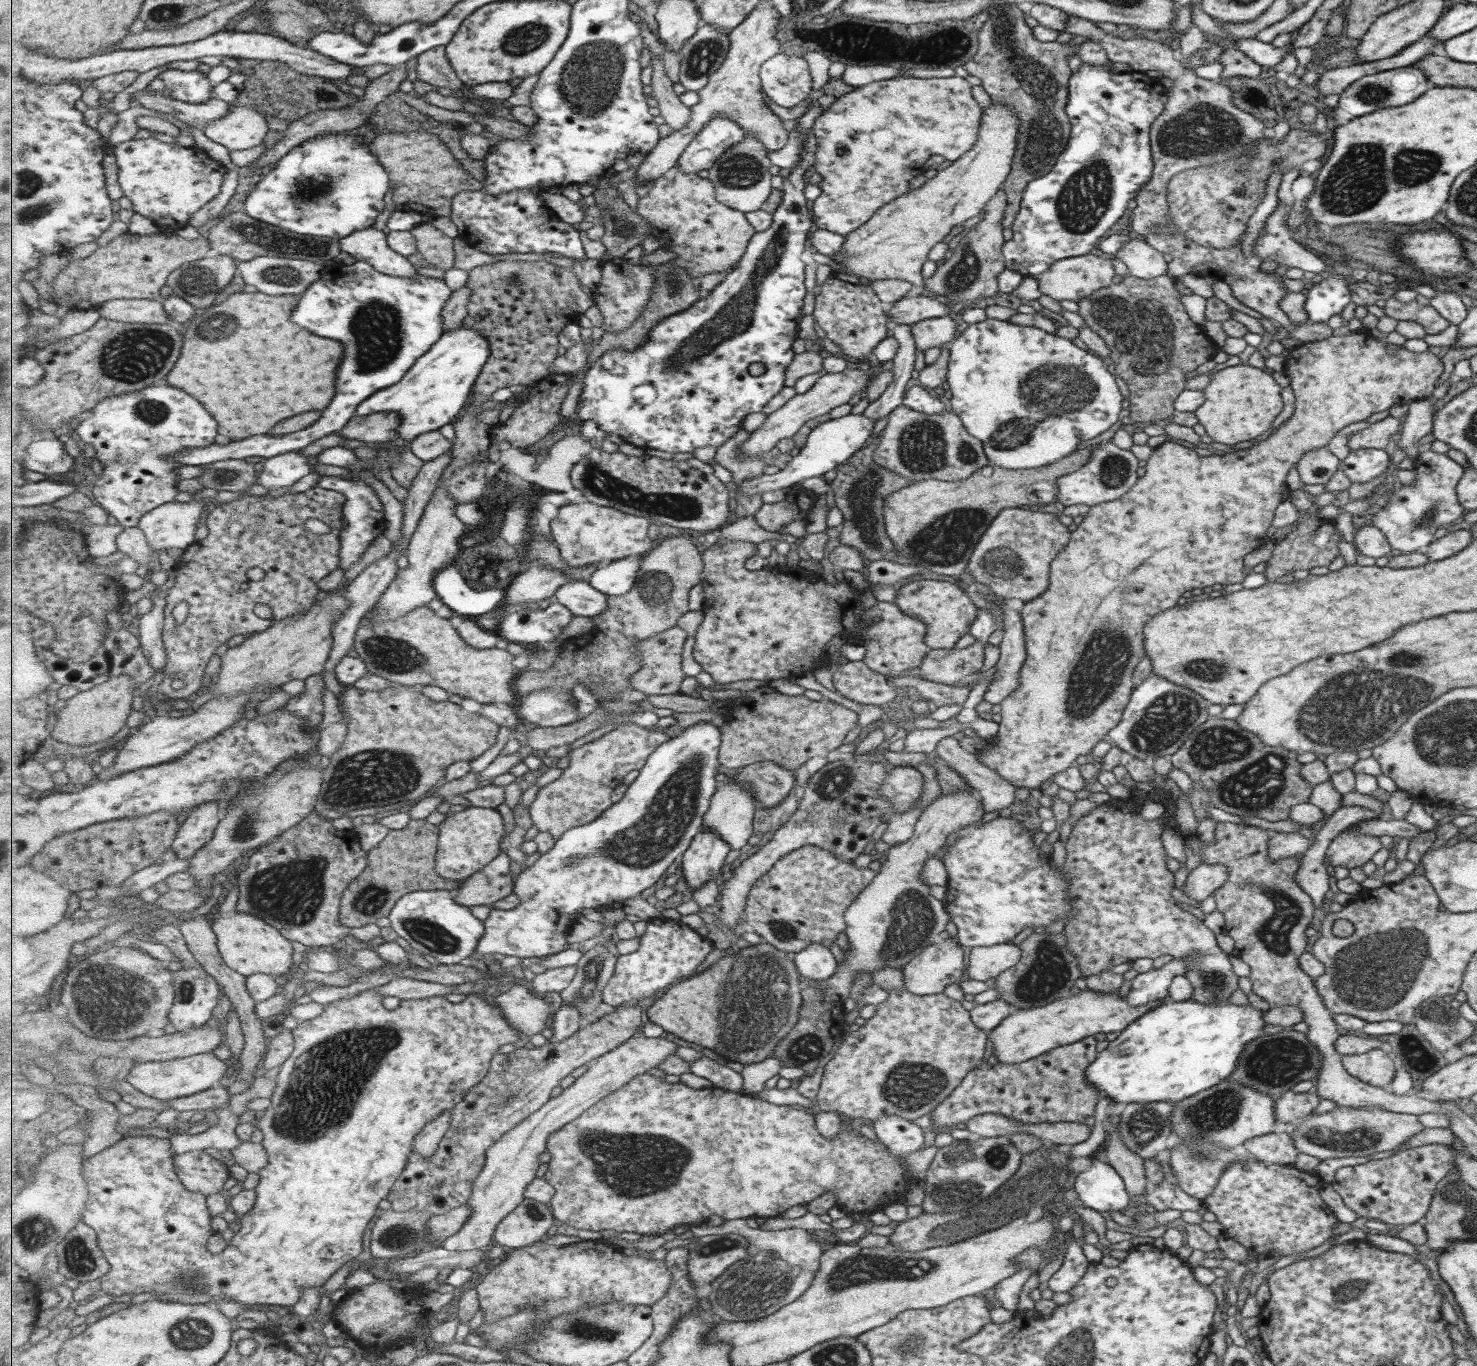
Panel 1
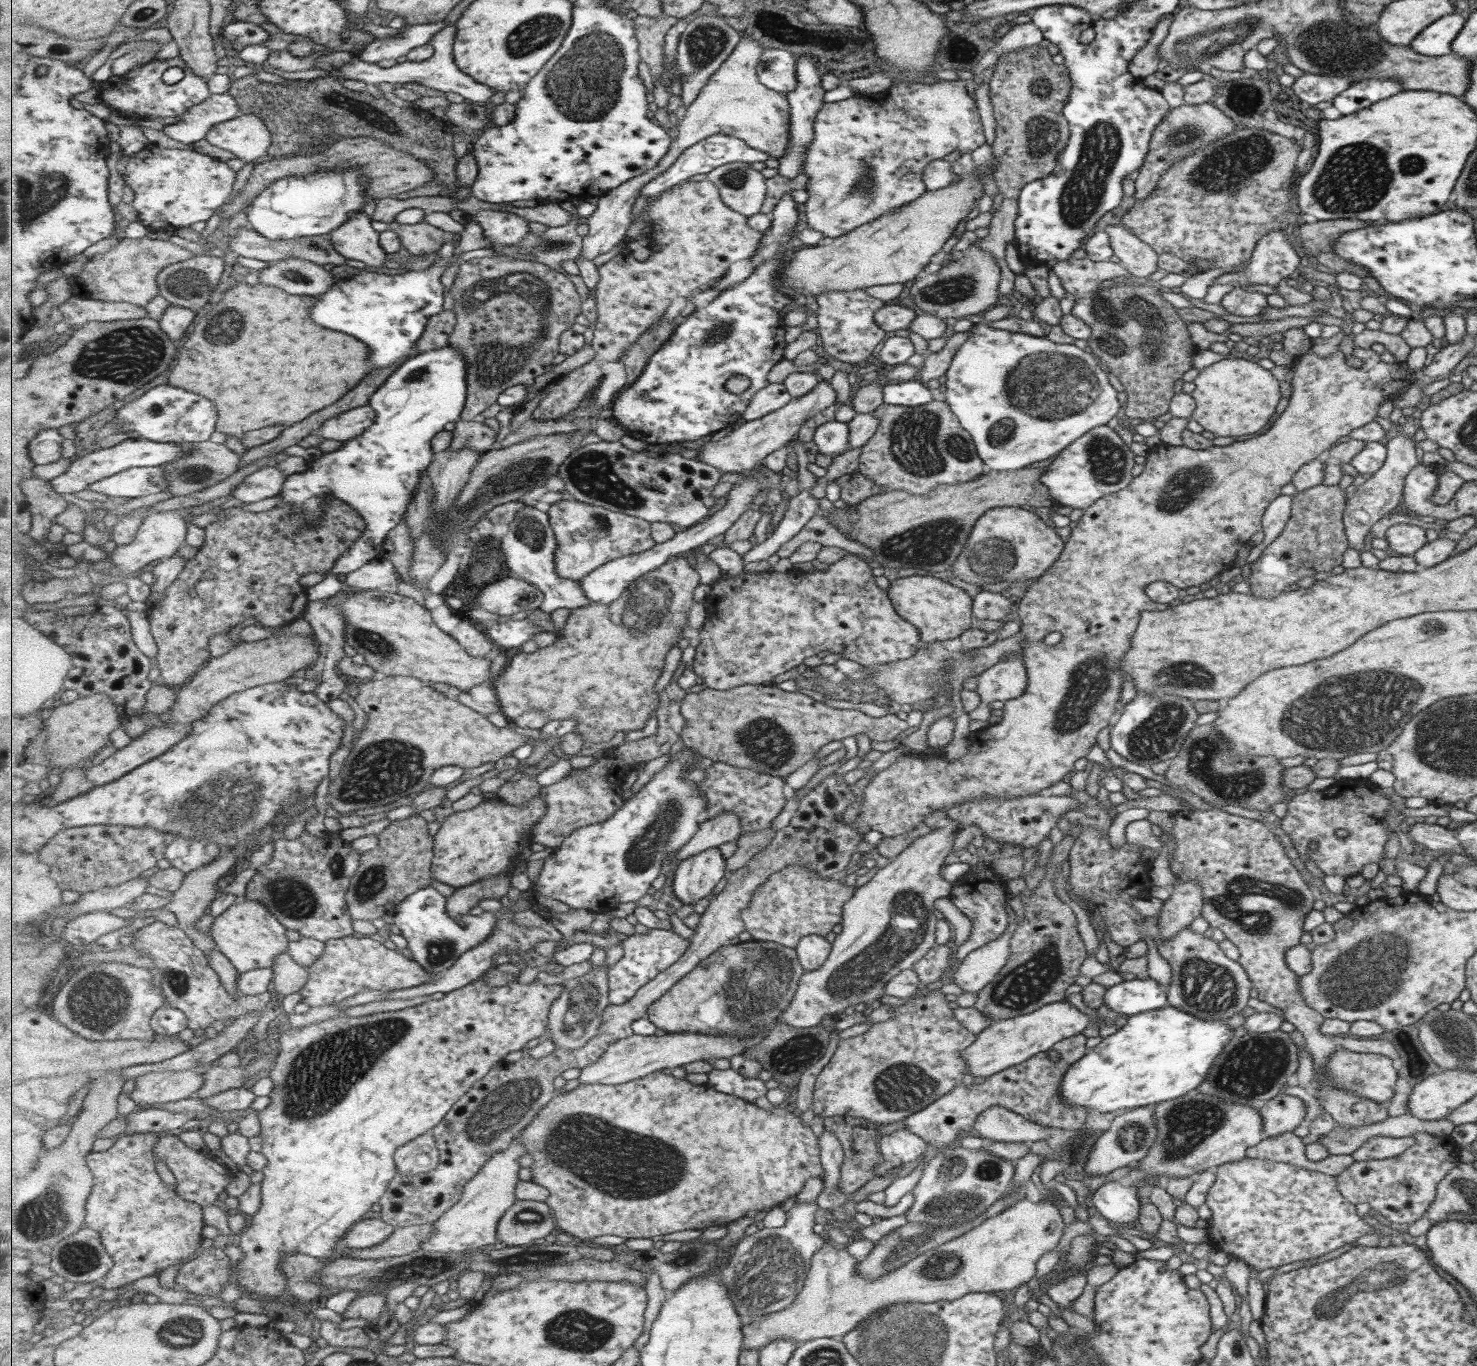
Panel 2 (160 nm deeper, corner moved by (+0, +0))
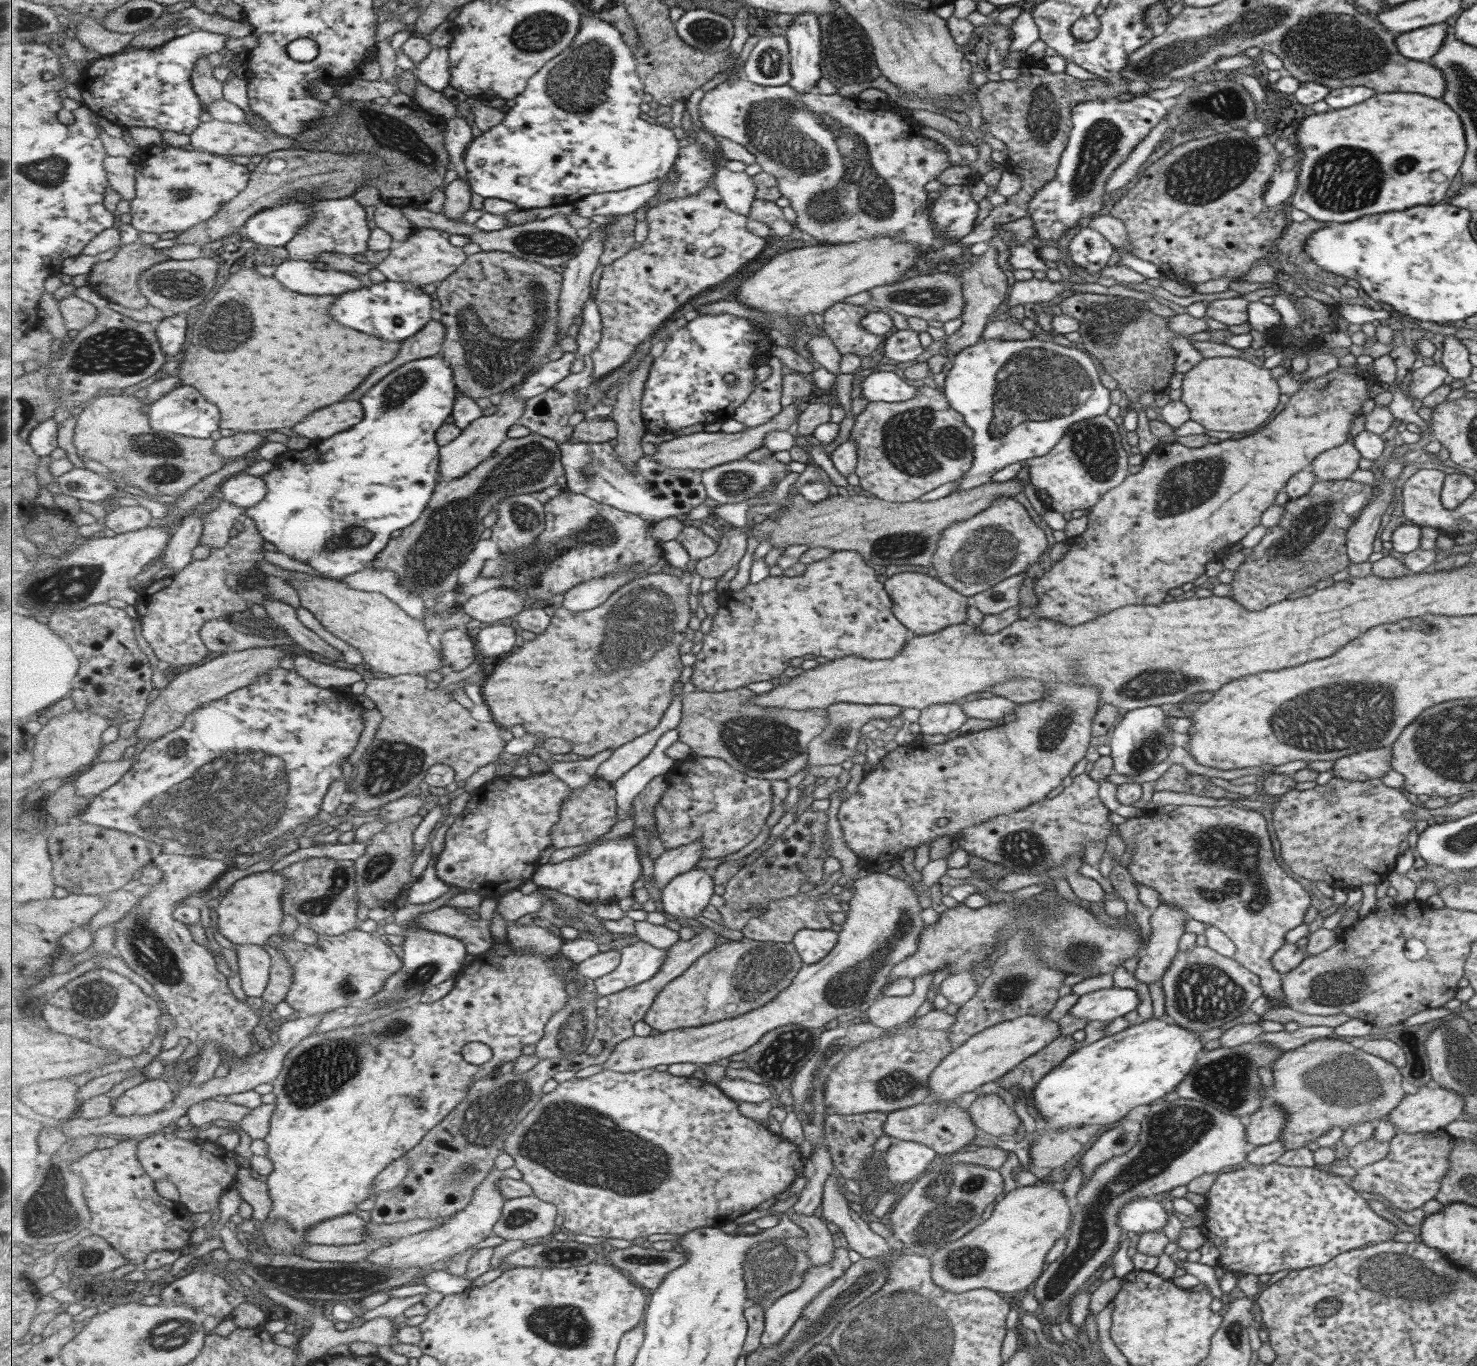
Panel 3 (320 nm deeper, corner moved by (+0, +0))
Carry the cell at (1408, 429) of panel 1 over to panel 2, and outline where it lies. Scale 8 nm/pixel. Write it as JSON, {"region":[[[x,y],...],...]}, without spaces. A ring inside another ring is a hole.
{"region":[[[1399,429],[1400,435],[1386,441],[1386,457],[1383,464],[1377,469],[1363,484],[1358,486],[1351,496],[1345,502],[1342,513],[1342,524],[1345,530],[1345,539],[1348,546],[1355,551],[1367,549],[1367,540],[1369,538],[1369,529],[1375,522],[1381,519],[1387,512],[1393,511],[1399,504],[1399,498],[1402,495],[1403,482],[1405,475],[1419,463],[1415,455],[1415,441],[1412,437],[1409,439]]]}

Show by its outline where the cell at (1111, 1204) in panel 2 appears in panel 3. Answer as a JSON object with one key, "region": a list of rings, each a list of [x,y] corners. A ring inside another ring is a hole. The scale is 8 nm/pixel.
{"region":[[[1134,1198],[1118,1212],[1118,1225],[1126,1232],[1155,1232],[1161,1230],[1168,1216],[1160,1203],[1146,1198]]]}

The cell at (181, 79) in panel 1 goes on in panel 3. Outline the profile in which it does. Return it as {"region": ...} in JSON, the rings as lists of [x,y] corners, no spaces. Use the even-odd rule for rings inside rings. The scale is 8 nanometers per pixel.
{"region":[[[195,30],[191,33],[183,34],[182,36],[176,37],[167,42],[163,48],[157,48],[157,50],[123,50],[115,55],[105,55],[100,57],[98,60],[86,63],[84,66],[84,71],[81,75],[78,75],[77,87],[80,90],[82,105],[87,106],[92,109],[95,115],[103,116],[103,118],[108,119],[112,124],[116,124],[121,128],[128,128],[132,126],[139,126],[139,128],[156,128],[157,130],[169,130],[169,132],[177,132],[177,134],[188,134],[191,135],[193,132],[200,127],[201,122],[201,112],[205,110],[203,101],[197,95],[196,90],[192,82],[193,68],[196,67],[197,61],[201,57],[205,57],[213,52],[218,52],[219,50],[225,49],[225,42],[230,38],[227,38],[225,34],[213,34],[213,32],[205,32],[205,30]]]}

